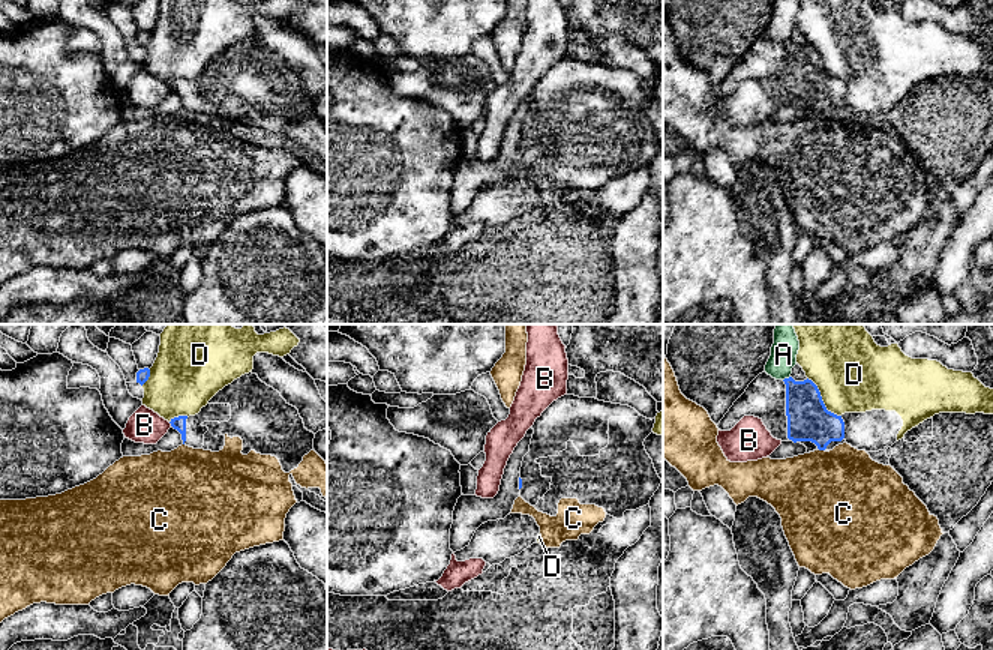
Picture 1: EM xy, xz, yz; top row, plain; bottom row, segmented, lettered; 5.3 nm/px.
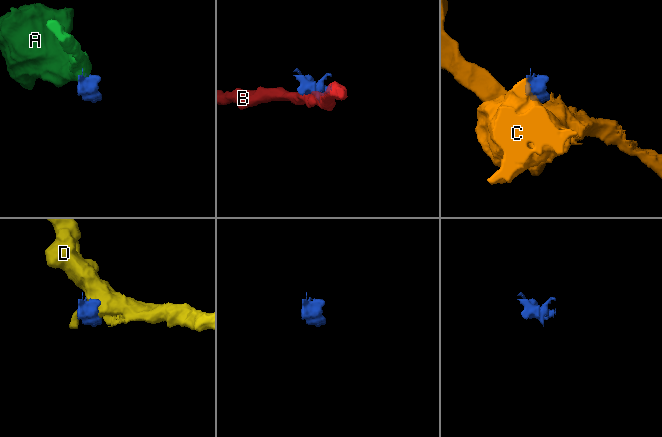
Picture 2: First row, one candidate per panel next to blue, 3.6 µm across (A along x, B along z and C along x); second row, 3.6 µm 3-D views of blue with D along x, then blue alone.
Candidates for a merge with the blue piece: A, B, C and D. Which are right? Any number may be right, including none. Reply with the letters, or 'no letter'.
no letter

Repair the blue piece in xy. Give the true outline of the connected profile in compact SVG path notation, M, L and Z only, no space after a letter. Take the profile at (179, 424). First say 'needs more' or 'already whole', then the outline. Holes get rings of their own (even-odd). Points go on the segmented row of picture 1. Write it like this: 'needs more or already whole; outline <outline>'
needs more; outline M244 374L219 390L195 416L171 419L183 444L219 452L225 437L243 440L243 455L255 450L276 456L285 473L314 450L315 434L304 428L298 410L256 374Z

